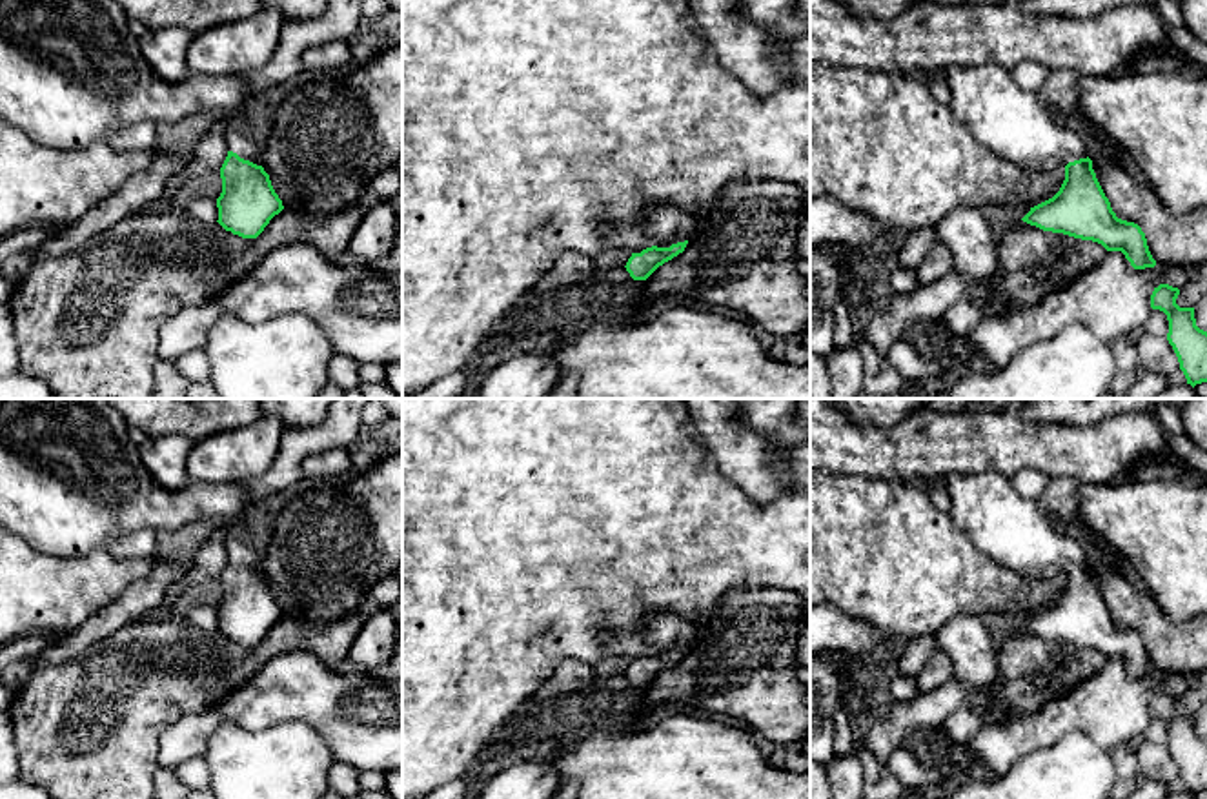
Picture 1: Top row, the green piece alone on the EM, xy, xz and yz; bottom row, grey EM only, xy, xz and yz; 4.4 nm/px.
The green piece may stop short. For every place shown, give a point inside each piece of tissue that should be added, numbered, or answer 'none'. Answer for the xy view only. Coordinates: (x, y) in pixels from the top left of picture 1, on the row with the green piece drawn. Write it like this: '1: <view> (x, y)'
1: xy (246, 148)

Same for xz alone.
1: xz (667, 224)

